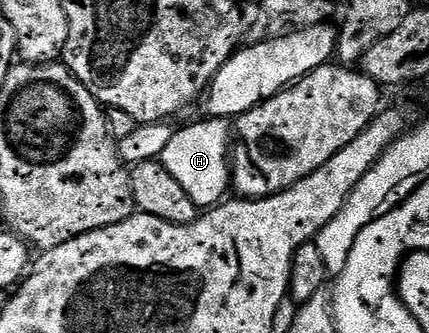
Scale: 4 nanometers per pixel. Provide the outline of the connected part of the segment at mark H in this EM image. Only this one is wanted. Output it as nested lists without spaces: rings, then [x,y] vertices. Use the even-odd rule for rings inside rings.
[[[205,118],[204,121],[177,128],[158,159],[182,189],[196,202],[197,208],[209,209],[218,205],[231,186],[230,139],[232,125],[227,118]]]

